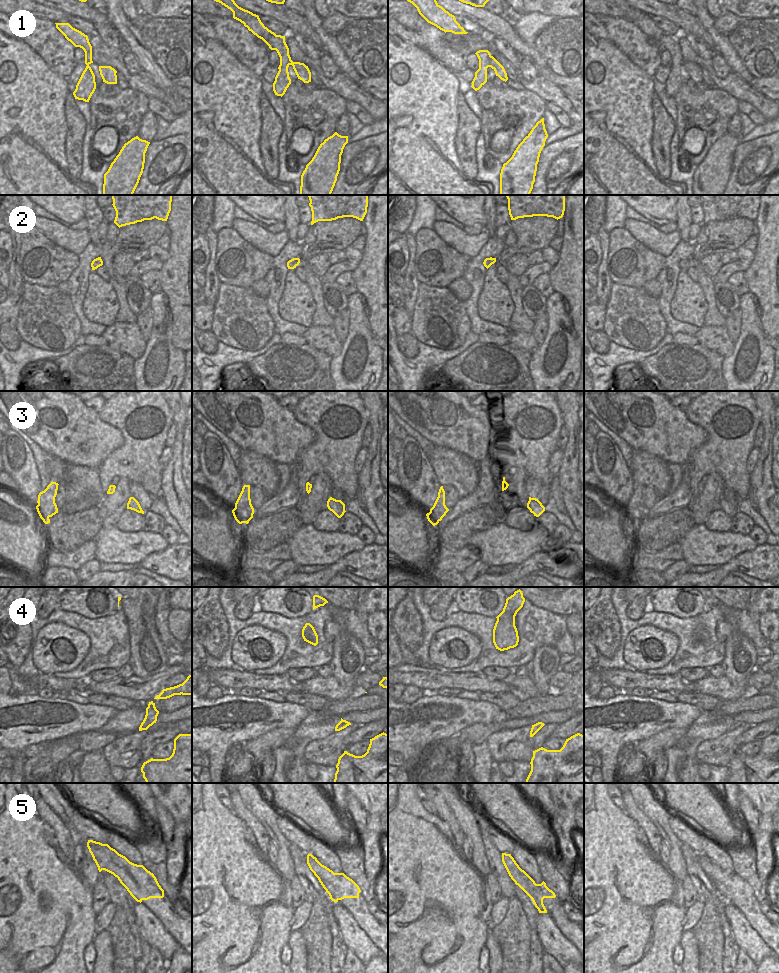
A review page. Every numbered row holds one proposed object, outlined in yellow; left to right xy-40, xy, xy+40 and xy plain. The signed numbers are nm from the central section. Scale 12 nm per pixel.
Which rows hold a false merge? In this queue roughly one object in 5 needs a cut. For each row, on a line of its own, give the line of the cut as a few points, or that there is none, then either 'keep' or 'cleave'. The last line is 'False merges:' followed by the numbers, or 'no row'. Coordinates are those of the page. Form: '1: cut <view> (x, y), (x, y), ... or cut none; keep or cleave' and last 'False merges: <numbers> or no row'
1: cut none; keep
2: cut none; keep
3: cut none; keep
4: cut none; keep
5: cut xy (322, 865), (317, 874), (318, 879); cleave
False merges: 5

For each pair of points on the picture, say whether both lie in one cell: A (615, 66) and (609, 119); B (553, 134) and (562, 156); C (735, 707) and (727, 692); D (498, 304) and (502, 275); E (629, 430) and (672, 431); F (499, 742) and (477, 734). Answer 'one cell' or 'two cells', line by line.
A: one cell
B: two cells
C: two cells
D: two cells
E: one cell
F: two cells

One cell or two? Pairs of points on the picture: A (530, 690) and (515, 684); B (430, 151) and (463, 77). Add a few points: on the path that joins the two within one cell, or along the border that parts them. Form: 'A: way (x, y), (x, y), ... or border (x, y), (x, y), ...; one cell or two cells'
A: way (526, 686), (519, 684); one cell
B: border (454, 74), (458, 80), (459, 91); two cells

